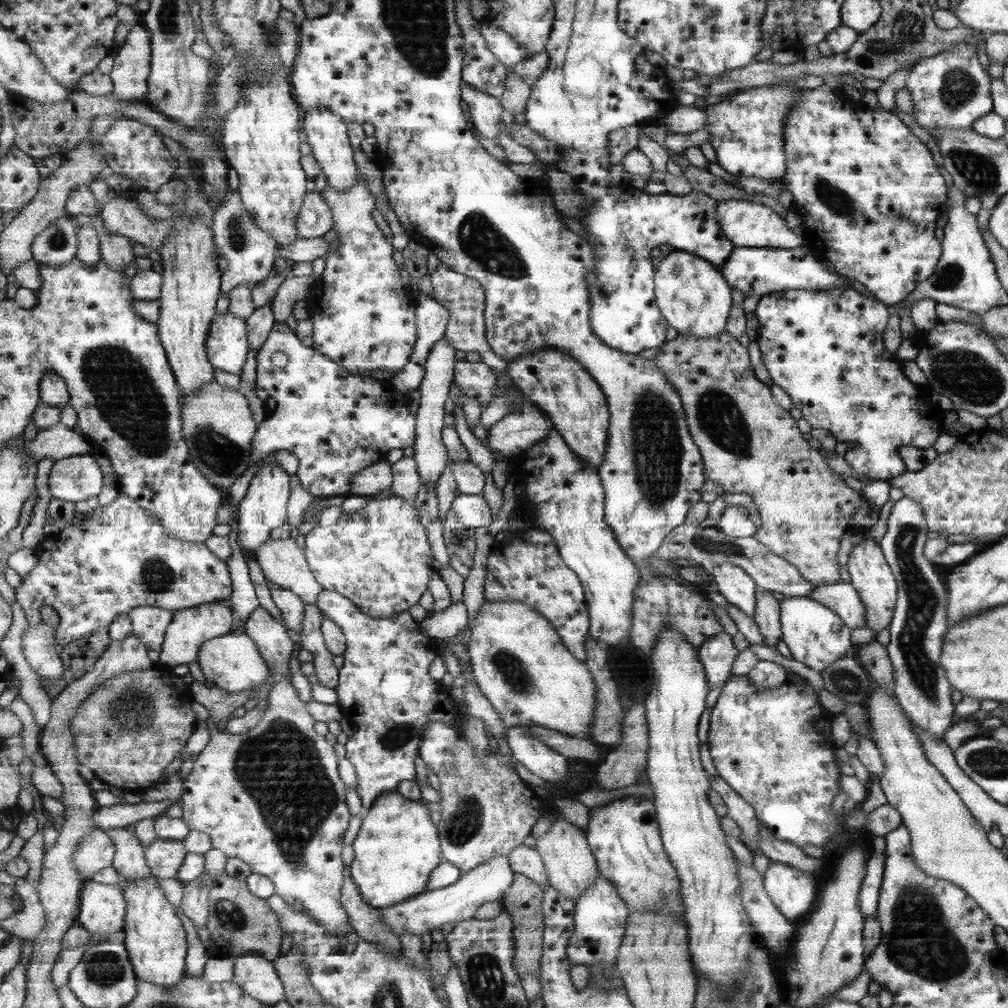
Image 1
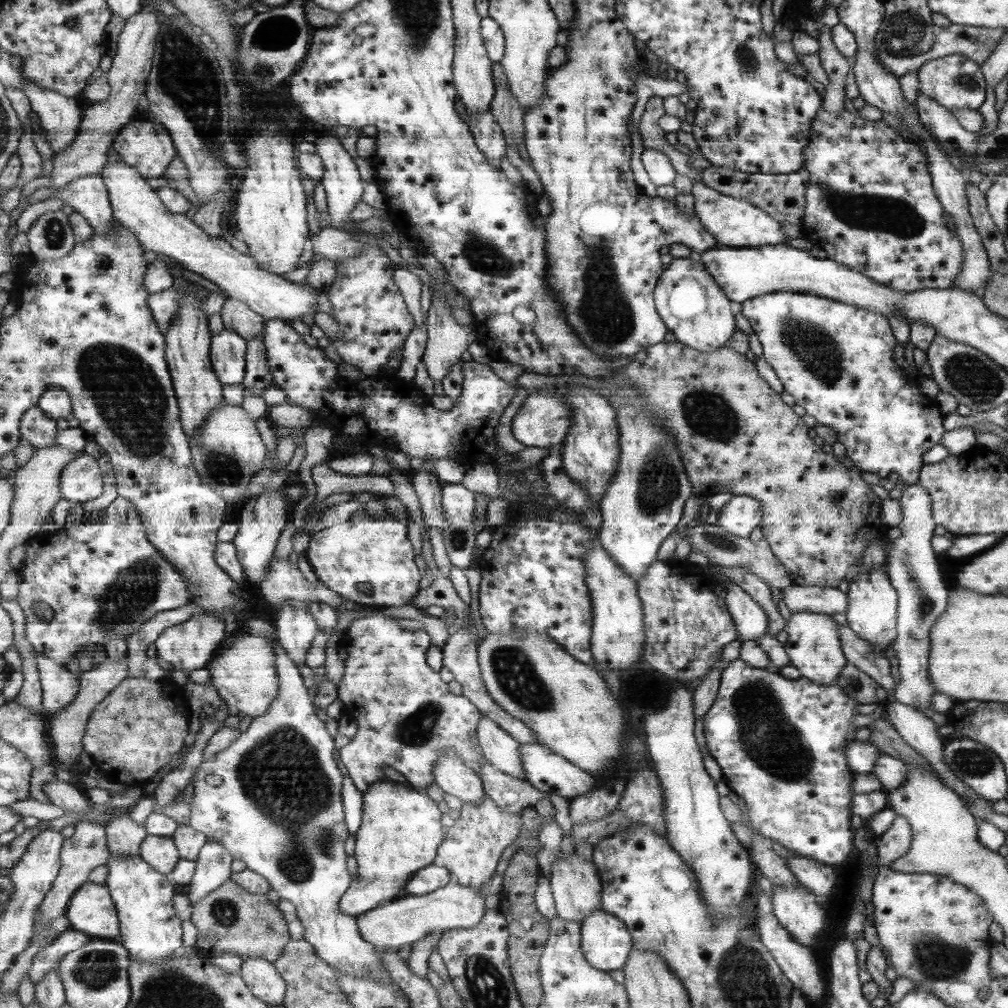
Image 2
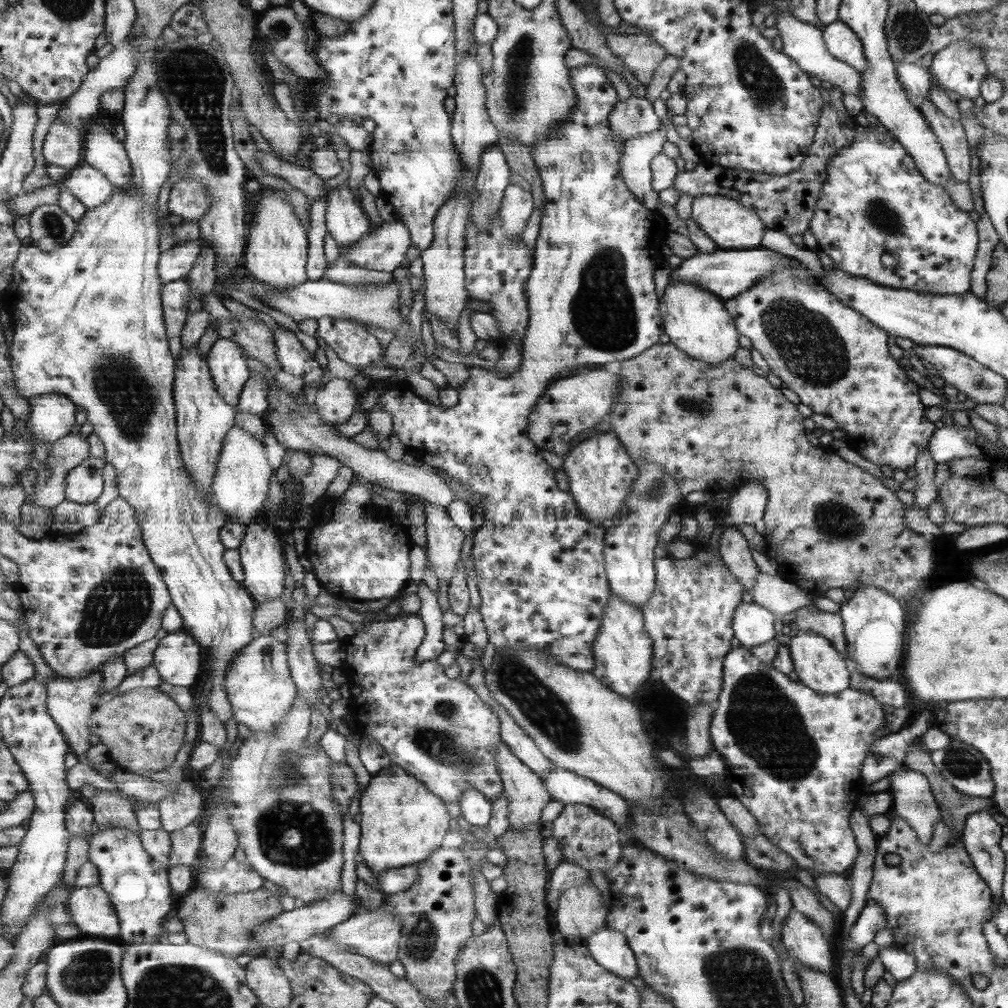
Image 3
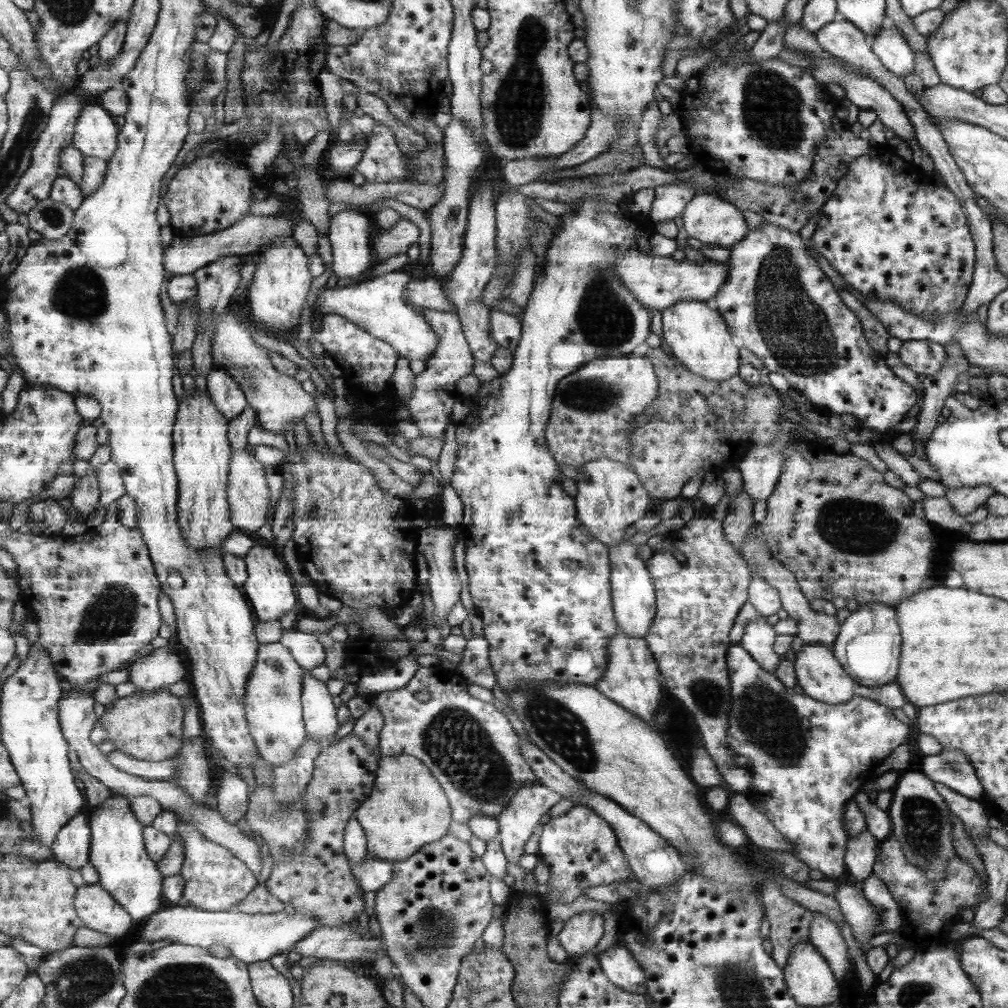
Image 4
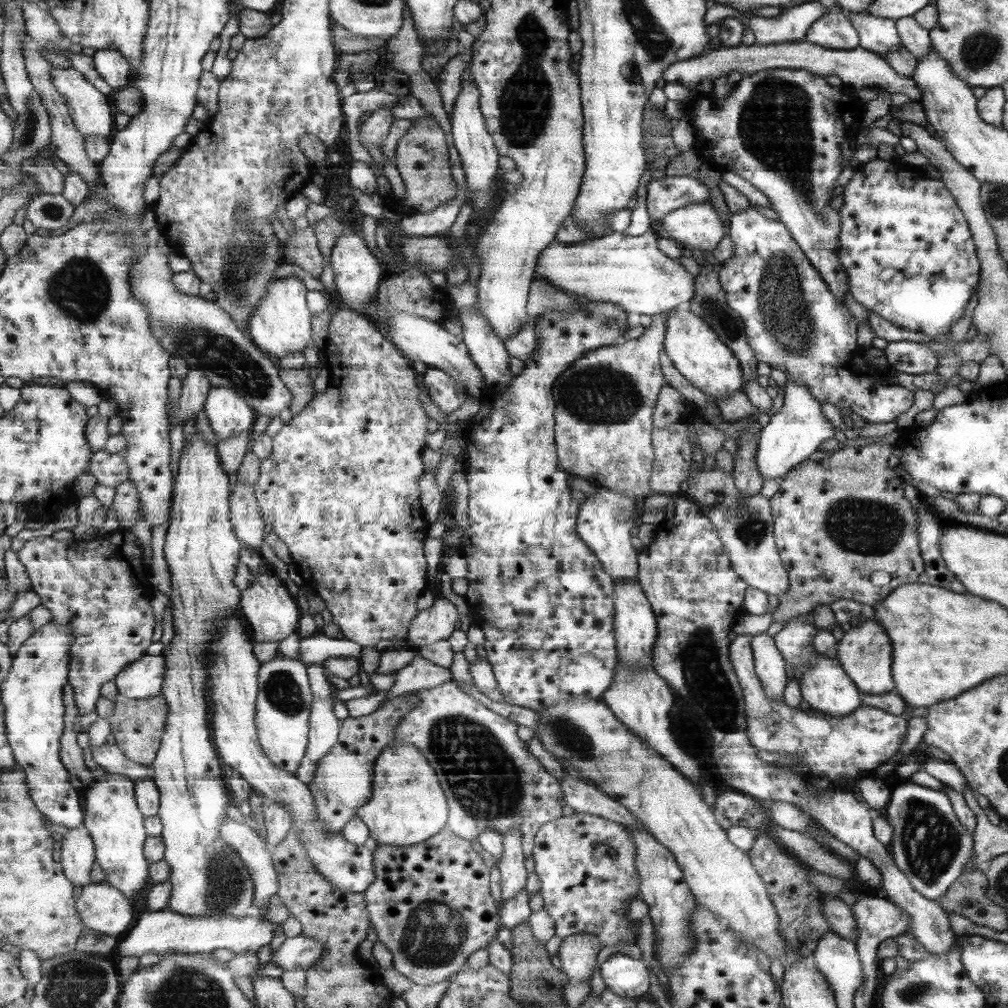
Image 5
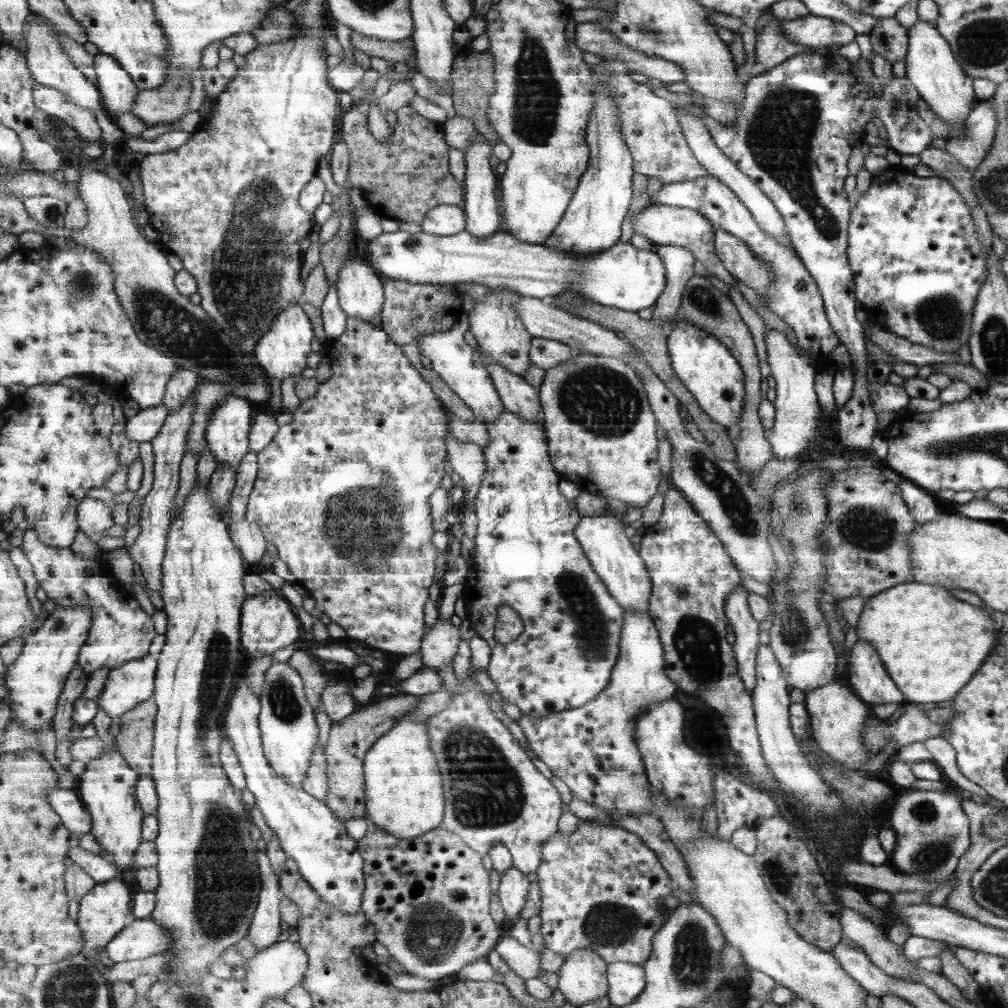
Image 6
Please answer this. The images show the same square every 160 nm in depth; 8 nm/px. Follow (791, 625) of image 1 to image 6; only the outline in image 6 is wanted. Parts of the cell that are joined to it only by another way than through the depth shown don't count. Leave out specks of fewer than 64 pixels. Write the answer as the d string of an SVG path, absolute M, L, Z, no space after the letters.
M833 680L829 685L805 693L803 704L809 717L813 739L819 749L851 771L857 770L869 760L870 756L863 748L861 731L871 713L868 706L848 686L840 684L839 680Z

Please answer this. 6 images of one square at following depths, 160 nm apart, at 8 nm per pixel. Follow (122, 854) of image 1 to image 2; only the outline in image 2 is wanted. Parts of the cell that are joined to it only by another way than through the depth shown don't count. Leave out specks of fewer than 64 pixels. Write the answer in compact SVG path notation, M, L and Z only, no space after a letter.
M128 813L115 816L105 828L112 854L140 854L143 841L150 835L144 824L135 822Z

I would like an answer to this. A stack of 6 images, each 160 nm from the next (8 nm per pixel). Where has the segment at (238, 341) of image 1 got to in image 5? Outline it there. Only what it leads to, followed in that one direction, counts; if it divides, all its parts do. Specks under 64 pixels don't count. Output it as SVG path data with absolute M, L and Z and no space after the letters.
M225 387L210 390L206 407L210 428L218 438L233 438L252 430L256 410L237 391Z

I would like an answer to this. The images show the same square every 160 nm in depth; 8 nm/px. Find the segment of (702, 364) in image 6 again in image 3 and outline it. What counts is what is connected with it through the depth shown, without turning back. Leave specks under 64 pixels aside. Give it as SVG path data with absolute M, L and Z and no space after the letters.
M671 279L661 302L660 311L664 316L665 334L671 343L707 365L734 359L734 354L740 348L737 344L739 332L733 318L724 309L724 301L717 298L717 295L696 284Z

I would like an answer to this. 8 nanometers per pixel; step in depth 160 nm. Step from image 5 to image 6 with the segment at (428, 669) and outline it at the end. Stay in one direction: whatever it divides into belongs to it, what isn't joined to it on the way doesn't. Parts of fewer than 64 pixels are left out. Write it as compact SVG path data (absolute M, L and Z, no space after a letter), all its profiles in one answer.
M347 318L346 331L337 339L330 342L331 349L331 362L334 365L334 376L327 382L320 384L319 392L309 400L301 401L299 407L293 412L293 419L290 423L280 426L279 432L275 435L274 441L259 455L260 471L258 480L255 482L255 488L250 494L250 501L247 507L246 520L249 522L256 522L263 530L266 539L272 542L278 551L278 556L283 561L290 572L297 578L299 588L305 593L309 594L315 601L315 608L320 612L325 612L326 615L339 626L341 626L344 632L352 640L359 640L362 646L369 649L379 649L386 654L395 653L402 655L415 654L415 652L421 653L422 640L426 635L425 631L425 604L429 602L429 588L435 584L435 576L437 576L437 554L439 550L435 548L433 544L433 536L435 536L435 526L433 522L435 519L432 515L432 506L430 503L431 496L435 494L436 490L441 488L441 482L445 478L445 472L447 472L447 466L445 466L445 460L449 458L449 450L447 450L447 434L449 434L450 428L450 416L447 408L441 402L441 399L435 394L433 387L429 384L428 380L413 366L411 359L405 354L404 348L393 342L389 338L389 334L382 330L381 327L372 326L370 323L365 323L359 318Z

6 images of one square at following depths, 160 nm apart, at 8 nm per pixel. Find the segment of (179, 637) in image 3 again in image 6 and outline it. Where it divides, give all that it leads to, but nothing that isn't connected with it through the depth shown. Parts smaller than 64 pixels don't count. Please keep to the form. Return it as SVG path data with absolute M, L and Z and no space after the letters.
M149 655L112 670L96 704L111 718L120 719L143 702L154 698L158 658Z

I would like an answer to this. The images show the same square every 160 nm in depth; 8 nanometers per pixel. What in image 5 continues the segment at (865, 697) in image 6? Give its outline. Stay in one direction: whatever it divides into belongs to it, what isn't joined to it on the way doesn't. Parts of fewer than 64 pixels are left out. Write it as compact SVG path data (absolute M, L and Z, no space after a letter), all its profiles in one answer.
M863 617L853 623L836 647L836 659L844 668L845 675L856 684L861 694L881 695L894 690L889 664L891 664L891 646L883 629L871 618Z

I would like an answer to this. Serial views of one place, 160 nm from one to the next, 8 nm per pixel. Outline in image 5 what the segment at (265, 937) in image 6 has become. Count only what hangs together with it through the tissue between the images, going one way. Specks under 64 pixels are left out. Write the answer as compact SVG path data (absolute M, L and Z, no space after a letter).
M227 818L227 823L221 827L222 837L237 849L241 858L248 866L256 886L256 901L254 912L265 918L269 912L271 899L280 889L279 873L267 842L254 829L248 828L235 820Z

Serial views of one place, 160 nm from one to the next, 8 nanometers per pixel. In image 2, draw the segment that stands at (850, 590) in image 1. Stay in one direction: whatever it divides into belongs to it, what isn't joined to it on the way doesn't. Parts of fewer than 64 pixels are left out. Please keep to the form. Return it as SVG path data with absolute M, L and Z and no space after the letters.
M787 585L780 588L780 598L790 612L833 614L845 612L847 597L837 587Z

